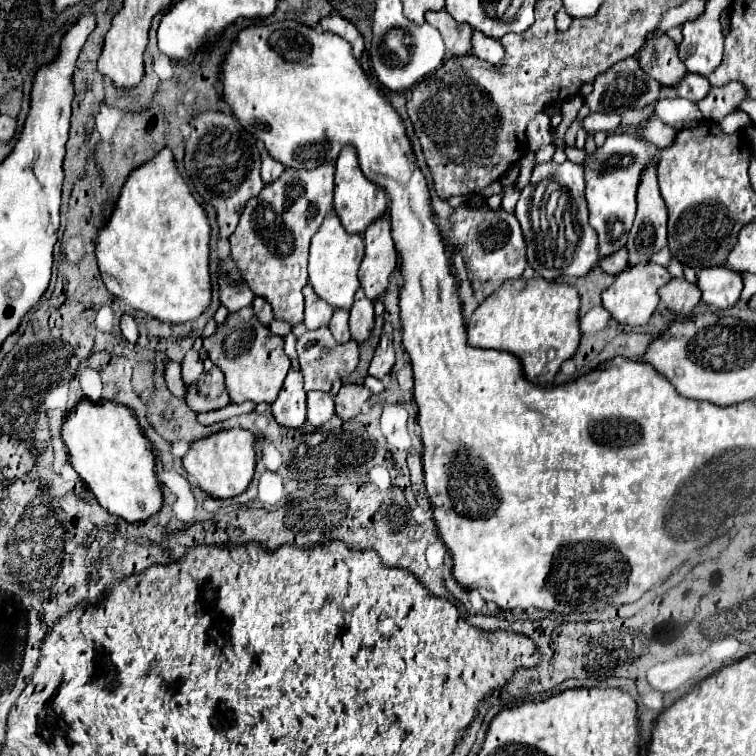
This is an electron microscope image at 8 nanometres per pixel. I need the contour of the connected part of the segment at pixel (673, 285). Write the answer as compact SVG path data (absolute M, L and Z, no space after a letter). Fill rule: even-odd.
M672 278L668 284L660 288L660 300L678 318L686 318L700 302L700 288L694 282L688 282L684 278Z

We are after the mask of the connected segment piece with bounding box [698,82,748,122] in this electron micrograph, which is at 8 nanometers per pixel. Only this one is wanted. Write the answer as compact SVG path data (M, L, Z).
M730 82L720 88L710 88L710 92L698 102L704 118L710 118L714 122L722 120L726 114L738 108L742 100L746 100L746 90L738 82Z

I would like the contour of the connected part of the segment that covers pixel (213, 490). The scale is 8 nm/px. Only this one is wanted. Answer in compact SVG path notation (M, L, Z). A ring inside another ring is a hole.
M226 428L212 436L196 440L182 458L182 464L192 482L196 482L196 486L202 488L212 498L234 498L248 488L254 476L256 466L254 444L256 438L252 432L242 428Z

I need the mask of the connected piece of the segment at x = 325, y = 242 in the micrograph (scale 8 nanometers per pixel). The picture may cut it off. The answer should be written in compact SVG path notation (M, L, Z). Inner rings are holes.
M330 212L320 230L312 236L310 242L310 262L308 262L308 282L314 286L314 292L334 308L350 308L354 294L360 288L358 266L364 258L364 238L362 234L348 234L336 216Z

